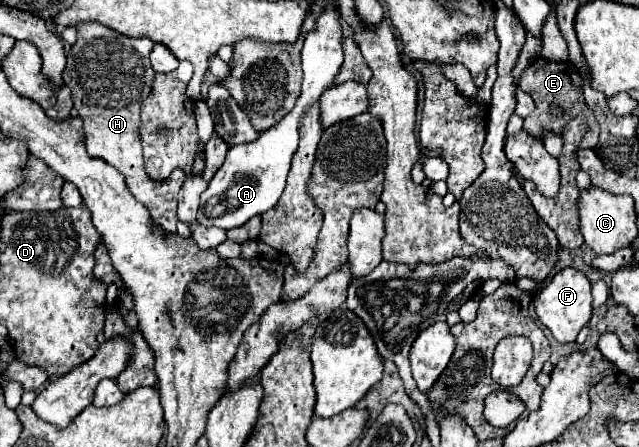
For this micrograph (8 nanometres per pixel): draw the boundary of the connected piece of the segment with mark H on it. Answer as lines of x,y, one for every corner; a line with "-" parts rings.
98,23
78,25
78,41
68,53
62,81
70,87
74,109
78,109
78,115
84,121
88,155
100,157
108,165
116,167
124,175
130,193
150,209
152,219
166,229
166,233
176,233
178,191
184,185
186,175
175,169
166,180
160,183
152,181
144,171
142,145
138,141
138,109
148,97
154,81
154,69
148,59
152,45
154,43
146,37
122,37

